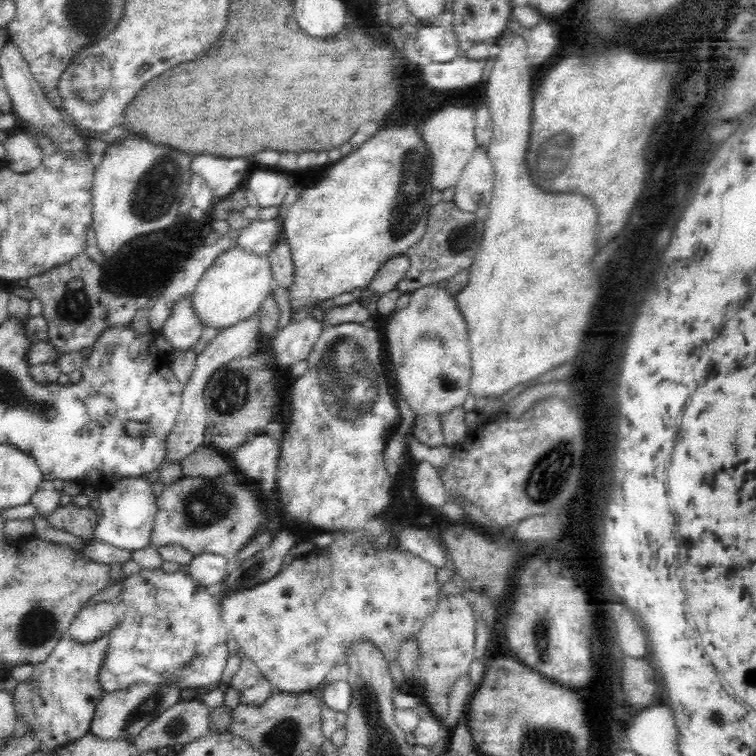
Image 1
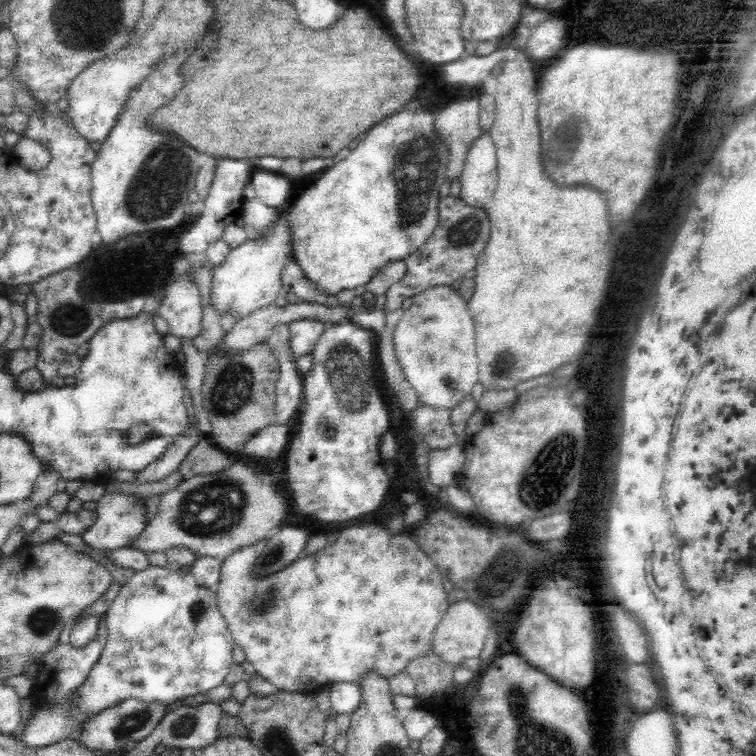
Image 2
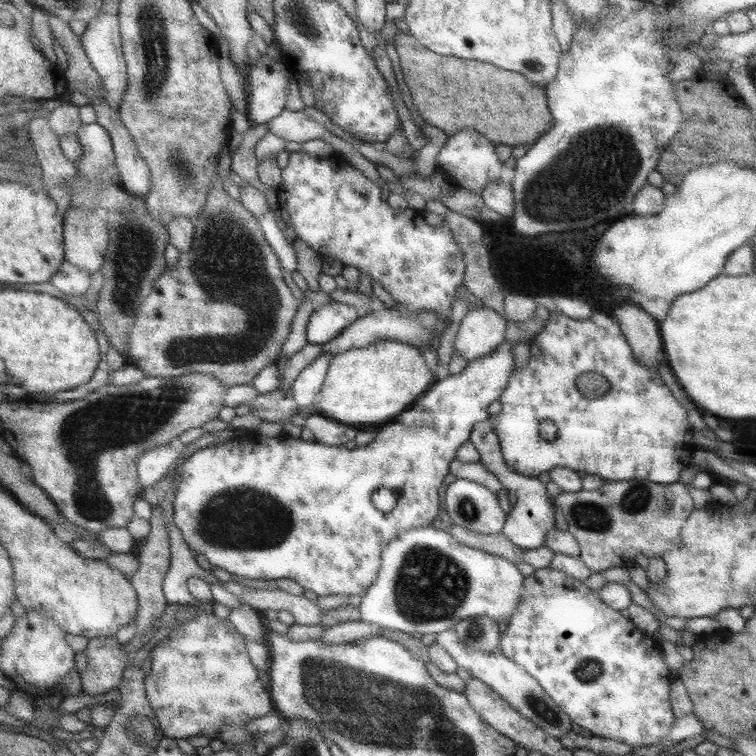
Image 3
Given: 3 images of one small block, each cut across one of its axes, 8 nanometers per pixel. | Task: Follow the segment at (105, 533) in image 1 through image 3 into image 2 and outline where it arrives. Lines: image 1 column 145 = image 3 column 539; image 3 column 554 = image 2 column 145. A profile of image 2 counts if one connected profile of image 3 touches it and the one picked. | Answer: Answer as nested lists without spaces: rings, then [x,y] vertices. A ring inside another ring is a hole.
[[[106,491],[98,500],[95,511],[97,512],[96,522],[81,534],[84,542],[92,549],[112,551],[118,548],[128,548],[146,526],[145,503],[132,494]]]

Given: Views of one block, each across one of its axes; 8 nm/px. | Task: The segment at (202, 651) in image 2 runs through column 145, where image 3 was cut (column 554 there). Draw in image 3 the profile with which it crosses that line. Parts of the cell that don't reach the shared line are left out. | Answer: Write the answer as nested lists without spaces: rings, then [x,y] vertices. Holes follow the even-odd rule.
[[[546,567],[540,569],[532,569],[532,573],[524,578],[524,590],[522,590],[522,598],[517,603],[516,612],[510,616],[508,627],[501,636],[500,650],[510,660],[516,664],[523,666],[528,674],[532,675],[542,688],[553,698],[558,706],[570,717],[572,722],[576,722],[578,726],[589,730],[593,735],[609,738],[612,740],[624,742],[632,747],[646,747],[658,745],[662,739],[666,738],[668,731],[674,725],[676,718],[672,708],[672,696],[670,685],[674,680],[670,674],[668,664],[664,660],[664,654],[661,649],[661,643],[653,638],[652,634],[644,633],[640,630],[630,618],[622,615],[621,611],[612,610],[610,606],[606,606],[598,591],[590,590],[583,581],[578,580],[560,570]]]

